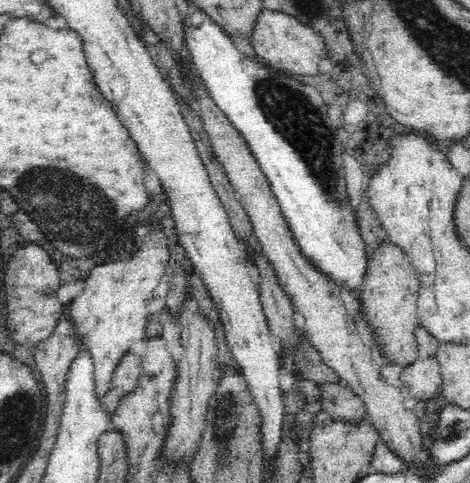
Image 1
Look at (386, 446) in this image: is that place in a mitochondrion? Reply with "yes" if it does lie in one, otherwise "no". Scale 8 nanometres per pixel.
no

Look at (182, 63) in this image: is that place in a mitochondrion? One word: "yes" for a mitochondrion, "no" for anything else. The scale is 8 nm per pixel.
no

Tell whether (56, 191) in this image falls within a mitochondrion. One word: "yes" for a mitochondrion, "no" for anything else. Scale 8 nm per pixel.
yes

